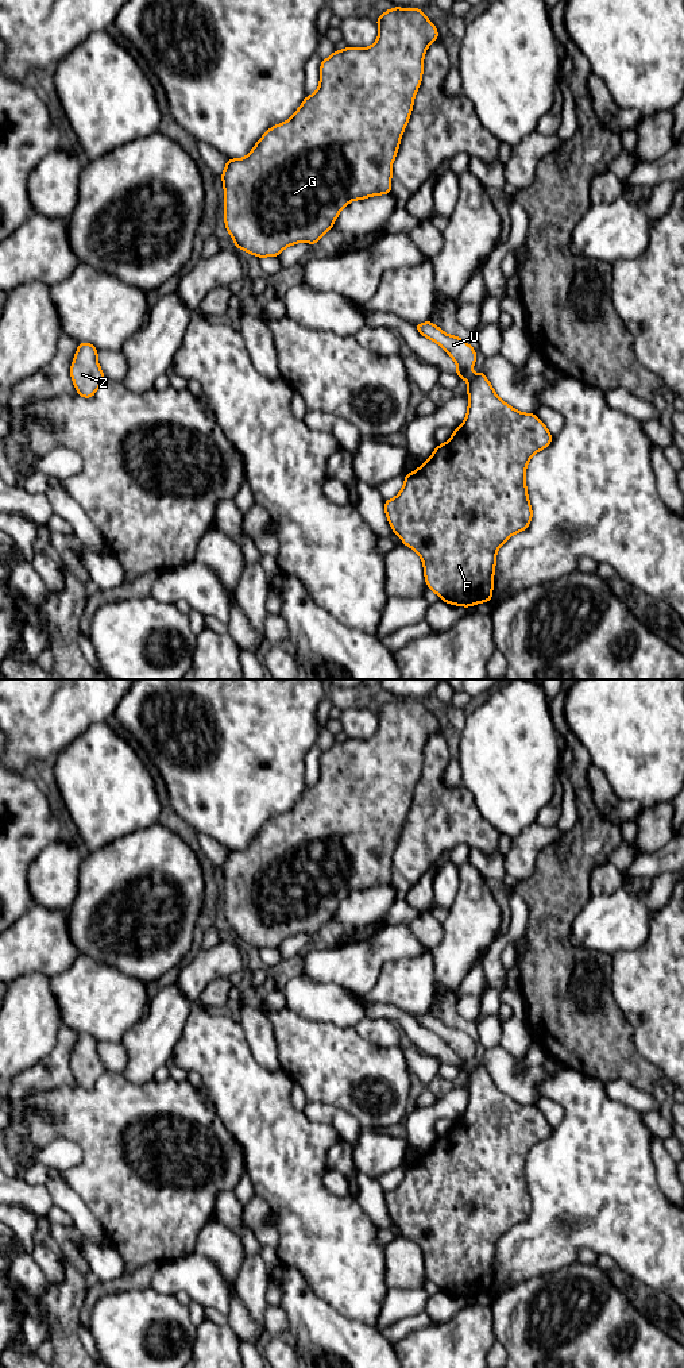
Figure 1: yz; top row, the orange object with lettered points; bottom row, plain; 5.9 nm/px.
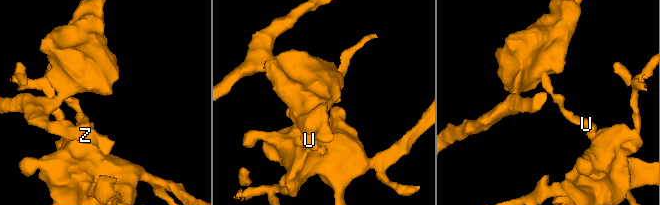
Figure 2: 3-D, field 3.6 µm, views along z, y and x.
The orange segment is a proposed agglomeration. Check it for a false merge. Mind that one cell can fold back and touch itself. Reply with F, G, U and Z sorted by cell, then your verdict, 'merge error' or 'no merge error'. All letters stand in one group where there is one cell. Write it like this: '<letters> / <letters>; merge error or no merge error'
F / G U Z; merge error

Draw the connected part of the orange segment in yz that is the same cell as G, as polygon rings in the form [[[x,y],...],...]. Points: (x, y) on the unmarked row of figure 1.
[[[394,698],[383,704],[375,712],[379,718],[379,727],[372,737],[367,740],[347,737],[341,743],[335,741],[328,751],[321,752],[318,781],[304,790],[295,805],[289,812],[268,820],[247,848],[240,851],[227,849],[225,860],[220,868],[224,875],[224,913],[227,922],[235,932],[236,940],[263,949],[278,948],[286,939],[300,933],[316,937],[320,929],[333,918],[340,902],[352,891],[363,891],[371,887],[391,885],[391,858],[399,840],[402,825],[411,806],[414,787],[422,774],[425,743],[432,733],[438,731],[438,722],[420,700]]]

